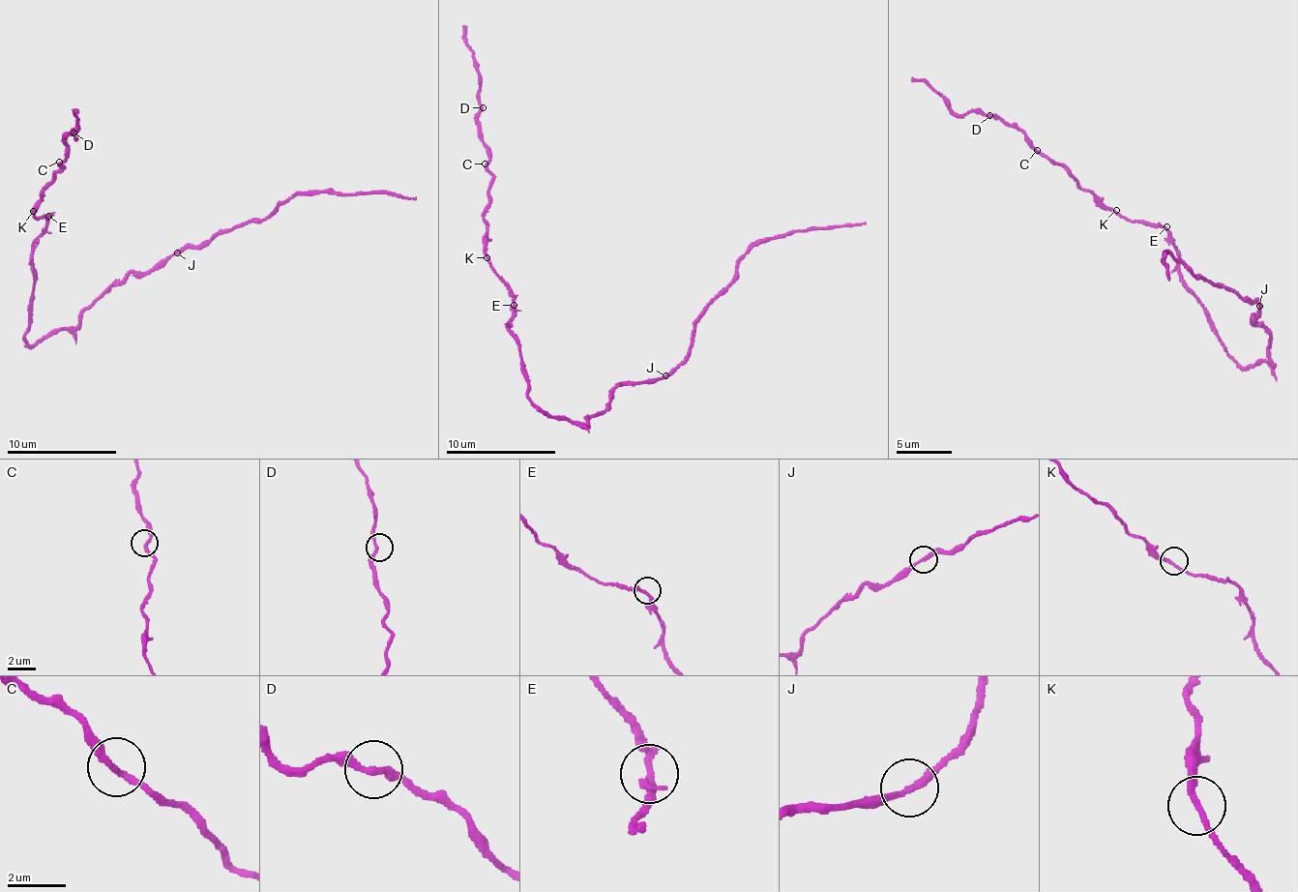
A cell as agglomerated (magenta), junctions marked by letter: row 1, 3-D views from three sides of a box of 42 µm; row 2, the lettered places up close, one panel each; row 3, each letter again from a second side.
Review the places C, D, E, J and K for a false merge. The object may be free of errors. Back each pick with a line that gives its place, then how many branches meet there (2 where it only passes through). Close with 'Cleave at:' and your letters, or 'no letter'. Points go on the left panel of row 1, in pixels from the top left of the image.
Cleave at: no letter

